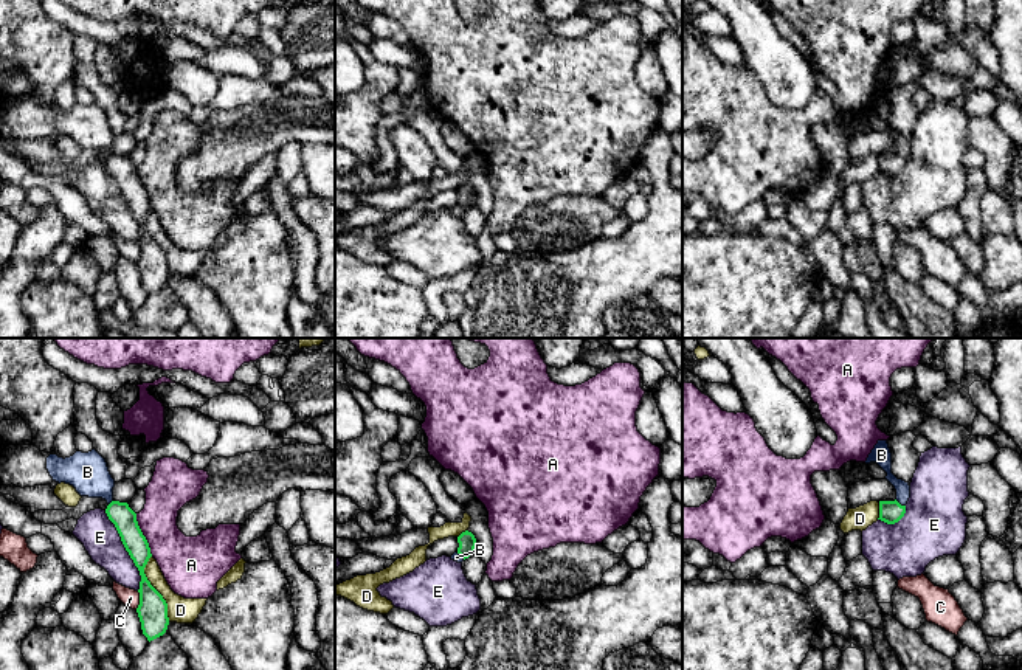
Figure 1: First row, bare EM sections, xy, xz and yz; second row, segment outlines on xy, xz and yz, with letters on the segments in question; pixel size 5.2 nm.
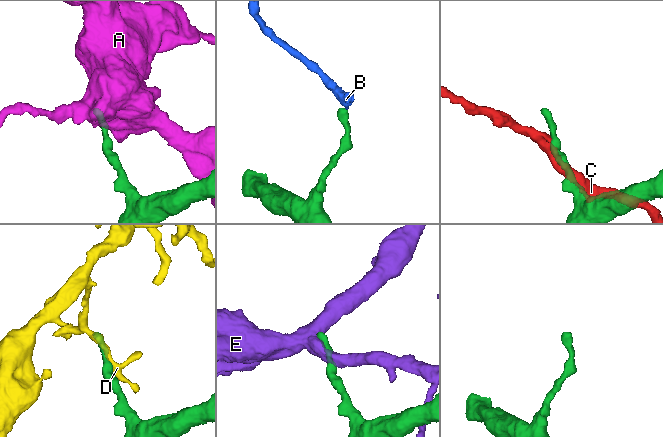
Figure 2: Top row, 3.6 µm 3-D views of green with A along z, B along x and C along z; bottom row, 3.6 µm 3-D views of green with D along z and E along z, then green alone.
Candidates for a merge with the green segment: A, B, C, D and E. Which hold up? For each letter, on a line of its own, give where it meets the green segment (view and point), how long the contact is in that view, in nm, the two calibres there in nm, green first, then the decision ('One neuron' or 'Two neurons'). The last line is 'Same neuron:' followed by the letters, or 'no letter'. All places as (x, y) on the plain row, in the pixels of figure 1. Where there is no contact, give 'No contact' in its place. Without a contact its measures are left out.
A: Touches green at xy (143, 188). Shared border 240 nm. Thickness 120 nm (green) against 260 nm. Two neurons
B: Touches green at yz (898, 155). Shared border 70 nm. Thickness 120 nm (green) against 90 nm. One neuron
C: Touches green at xy (140, 253). Shared border 100 nm. Thickness 160 nm (green) against 90 nm. Two neurons
D: Touches green at xy (154, 241). Shared border 360 nm. Thickness 160 nm (green) against 140 nm. Two neurons
E: Touches green at xy (126, 202). Shared border 460 nm. Thickness 120 nm (green) against 190 nm. Two neurons
Same neuron: B

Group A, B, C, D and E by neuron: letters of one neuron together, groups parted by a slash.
A / B / C / D / E

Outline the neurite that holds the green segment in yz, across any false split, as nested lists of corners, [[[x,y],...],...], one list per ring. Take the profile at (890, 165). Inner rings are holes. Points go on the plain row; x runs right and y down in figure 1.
[[[878,93],[872,105],[868,107],[865,116],[876,115],[886,126],[886,132],[895,140],[895,154],[879,154],[879,171],[887,177],[898,175],[906,166],[906,157],[910,150],[909,135],[898,132],[892,126],[892,105],[887,93]]]

